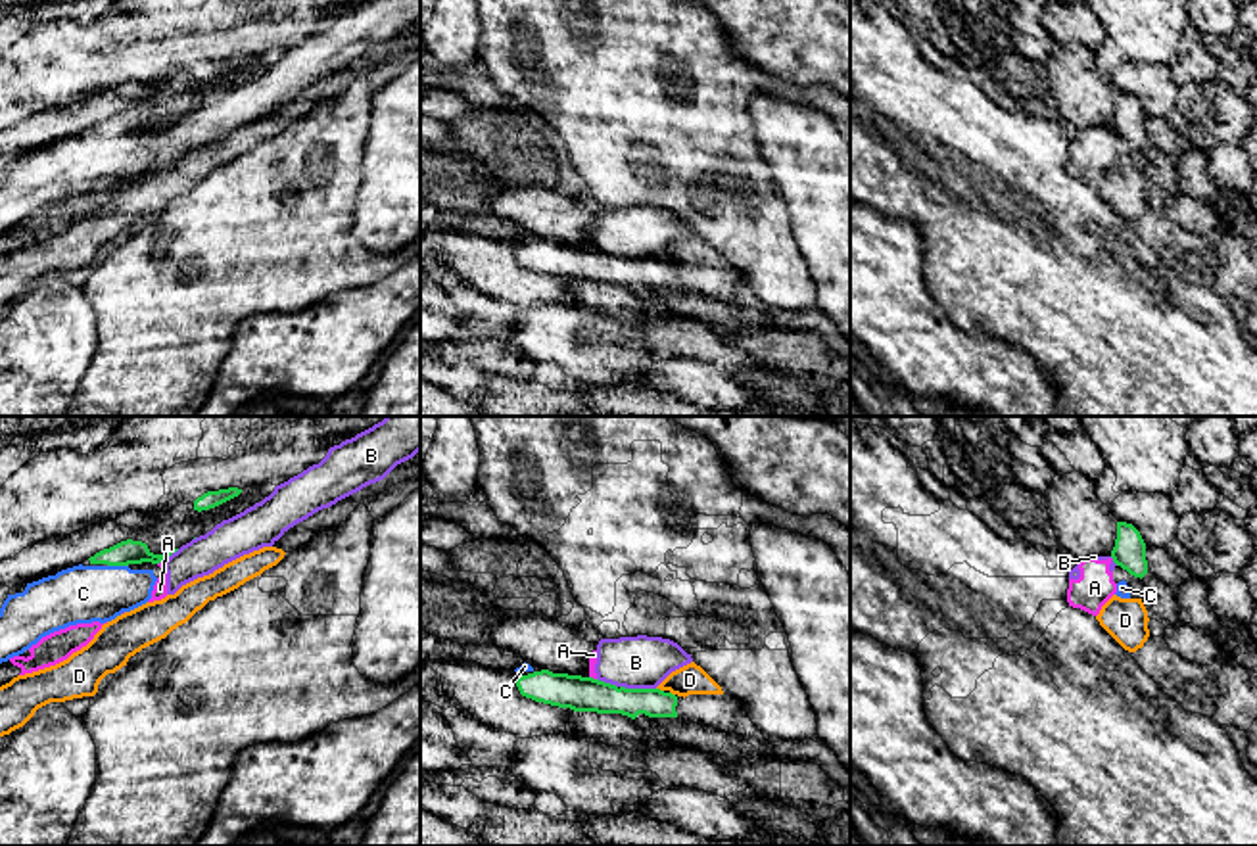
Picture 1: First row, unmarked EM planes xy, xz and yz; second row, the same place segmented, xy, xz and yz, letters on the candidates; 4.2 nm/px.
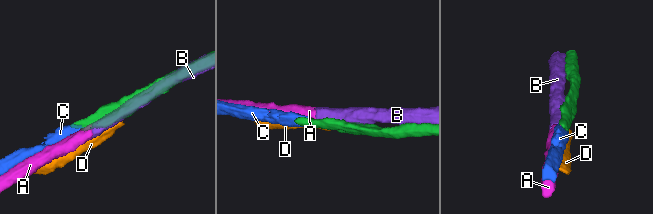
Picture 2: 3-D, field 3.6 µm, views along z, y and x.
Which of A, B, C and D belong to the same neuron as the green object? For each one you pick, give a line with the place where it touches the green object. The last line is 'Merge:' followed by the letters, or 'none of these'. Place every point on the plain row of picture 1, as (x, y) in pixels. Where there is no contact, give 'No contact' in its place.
C: Touches green at xy (118, 135)
Merge: C

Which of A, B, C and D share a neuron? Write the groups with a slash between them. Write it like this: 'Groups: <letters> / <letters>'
Groups: A B / C / D

